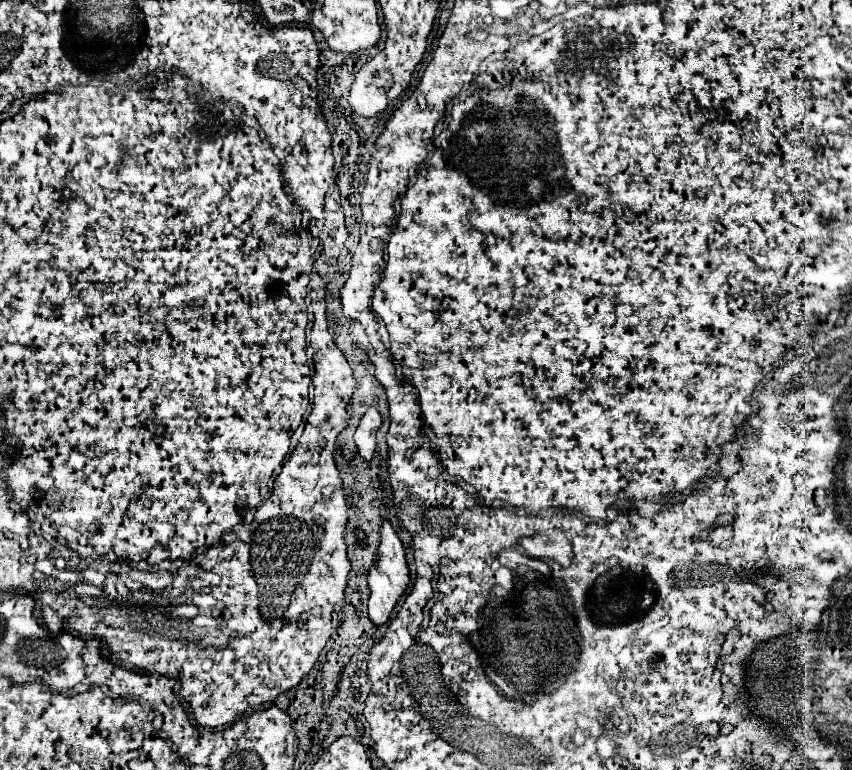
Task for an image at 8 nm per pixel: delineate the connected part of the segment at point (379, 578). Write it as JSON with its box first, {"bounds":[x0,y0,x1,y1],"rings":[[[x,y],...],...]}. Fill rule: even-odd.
{"bounds":[369,520,409,624],"rings":[[[383,520],[383,524],[381,524],[381,542],[379,542],[377,554],[379,554],[379,558],[375,562],[375,568],[369,570],[369,588],[371,588],[369,618],[375,624],[385,624],[389,620],[395,604],[399,602],[399,598],[403,596],[403,592],[409,584],[409,568],[407,568],[407,562],[405,562],[403,544],[401,544],[397,532],[391,528],[389,520]]]}

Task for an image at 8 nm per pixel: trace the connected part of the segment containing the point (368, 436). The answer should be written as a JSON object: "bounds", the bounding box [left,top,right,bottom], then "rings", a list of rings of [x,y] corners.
{"bounds":[355,406,381,460],"rings":[[[369,406],[369,410],[363,414],[357,430],[355,430],[355,444],[365,460],[371,460],[375,452],[375,432],[381,426],[381,414],[375,406]]]}

